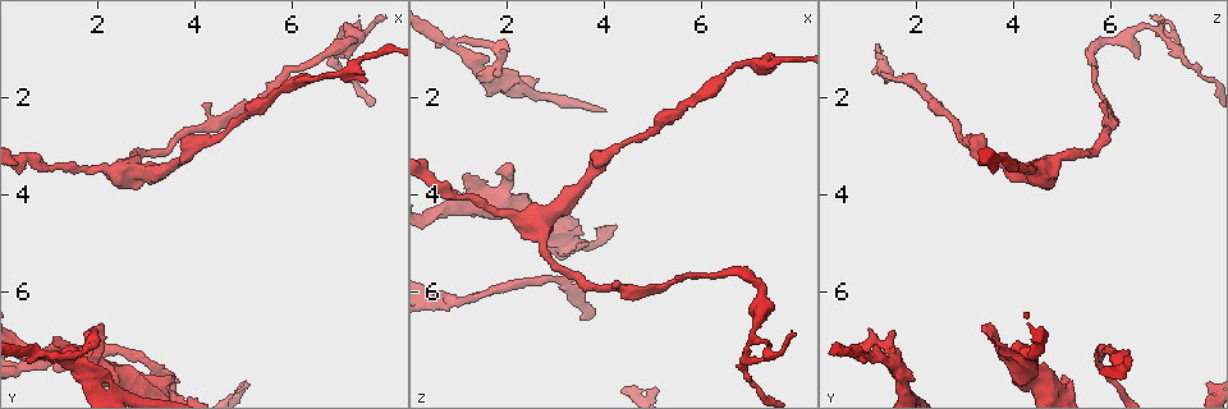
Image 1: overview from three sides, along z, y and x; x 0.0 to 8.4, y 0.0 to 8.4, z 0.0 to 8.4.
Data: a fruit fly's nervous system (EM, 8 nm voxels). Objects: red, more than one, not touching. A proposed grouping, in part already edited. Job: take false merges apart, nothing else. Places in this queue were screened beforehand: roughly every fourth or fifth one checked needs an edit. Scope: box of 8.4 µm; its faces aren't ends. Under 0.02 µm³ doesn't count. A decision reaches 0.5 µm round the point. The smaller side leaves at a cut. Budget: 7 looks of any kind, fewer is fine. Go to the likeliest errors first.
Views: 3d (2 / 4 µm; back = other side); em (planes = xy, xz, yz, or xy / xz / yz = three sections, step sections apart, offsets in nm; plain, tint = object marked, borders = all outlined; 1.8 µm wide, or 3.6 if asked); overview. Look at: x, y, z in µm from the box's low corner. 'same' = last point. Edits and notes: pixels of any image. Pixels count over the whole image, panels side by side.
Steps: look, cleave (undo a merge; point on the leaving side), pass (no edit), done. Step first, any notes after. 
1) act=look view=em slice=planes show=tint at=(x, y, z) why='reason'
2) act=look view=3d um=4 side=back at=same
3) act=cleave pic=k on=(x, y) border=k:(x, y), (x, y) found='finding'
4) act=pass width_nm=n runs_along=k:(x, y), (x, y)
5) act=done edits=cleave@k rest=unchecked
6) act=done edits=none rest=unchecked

act=look view=em slice=xy step=8 show=tint at=(6.95, 0.90, 7.10) why='thin neck'

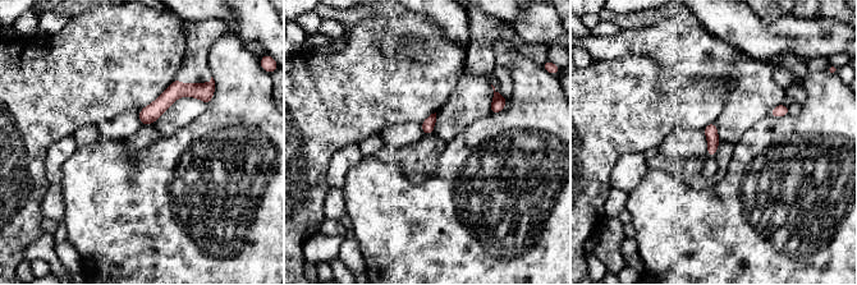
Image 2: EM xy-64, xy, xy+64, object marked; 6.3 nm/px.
act=look view=em slice=planes show=borders at=same

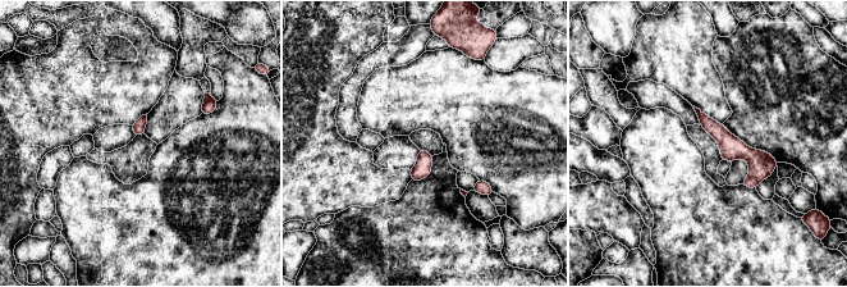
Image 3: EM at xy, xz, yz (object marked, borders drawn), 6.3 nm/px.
act=pass runs_along=3:(701, 115), (735, 149), (773, 164) found='all the same neuron'

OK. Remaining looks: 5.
act=look view=3d um=2 at=(6.80, 1.55, 1.30) why='narrows sharply'

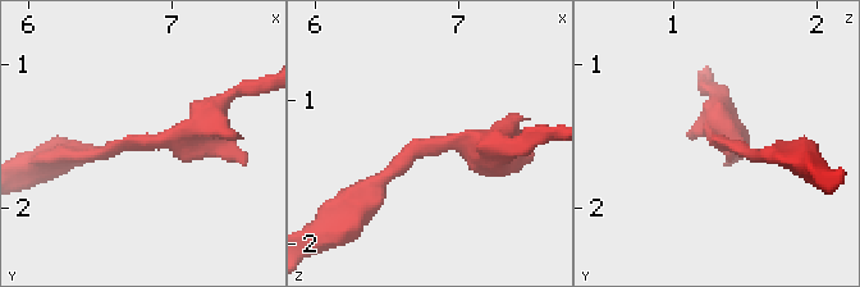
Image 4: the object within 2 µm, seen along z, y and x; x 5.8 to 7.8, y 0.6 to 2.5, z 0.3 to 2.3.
act=look view=em slice=xy step=8 show=tint at=(6.84, 1.56, 1.36) why='now the EM'

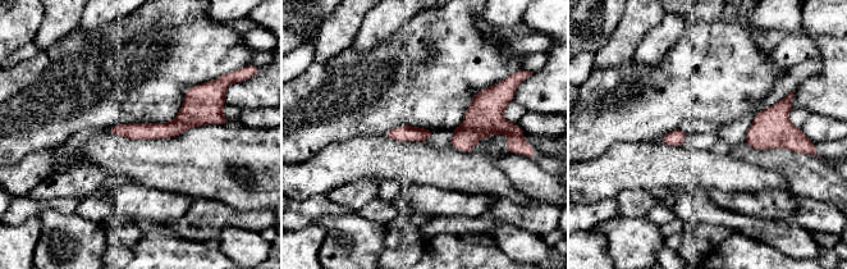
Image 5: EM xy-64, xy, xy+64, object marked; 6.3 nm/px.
act=look view=em slice=planes show=tint at=same

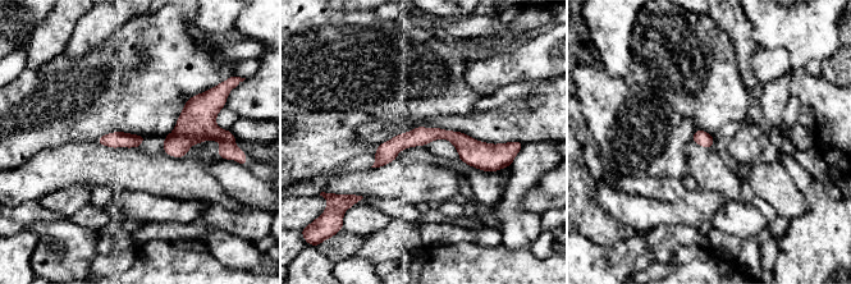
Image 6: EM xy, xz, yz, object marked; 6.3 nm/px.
act=pass width_nm=90 runs_along=6:(501, 149), (426, 134), (378, 163) found='all the same neuron'

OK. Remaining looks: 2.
act=look view=em um=3.6 slice=xz step=8 show=plain at=(2.15, 7.70, 4.20) why='branch point'

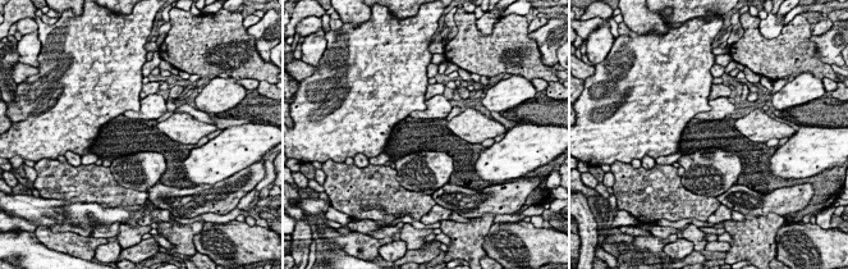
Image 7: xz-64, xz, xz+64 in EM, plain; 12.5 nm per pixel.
act=look view=em um=3.6 slice=xz step=8 show=tint at=same why='with the object marked'

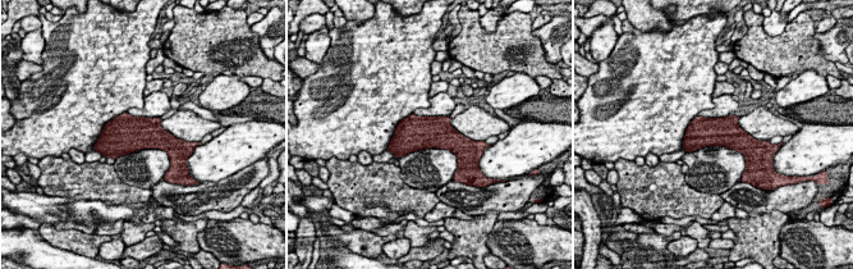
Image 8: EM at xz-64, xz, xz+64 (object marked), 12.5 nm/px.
act=pass found='all the same neuron'

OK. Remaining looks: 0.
act=done edits=none rest=unchecked

